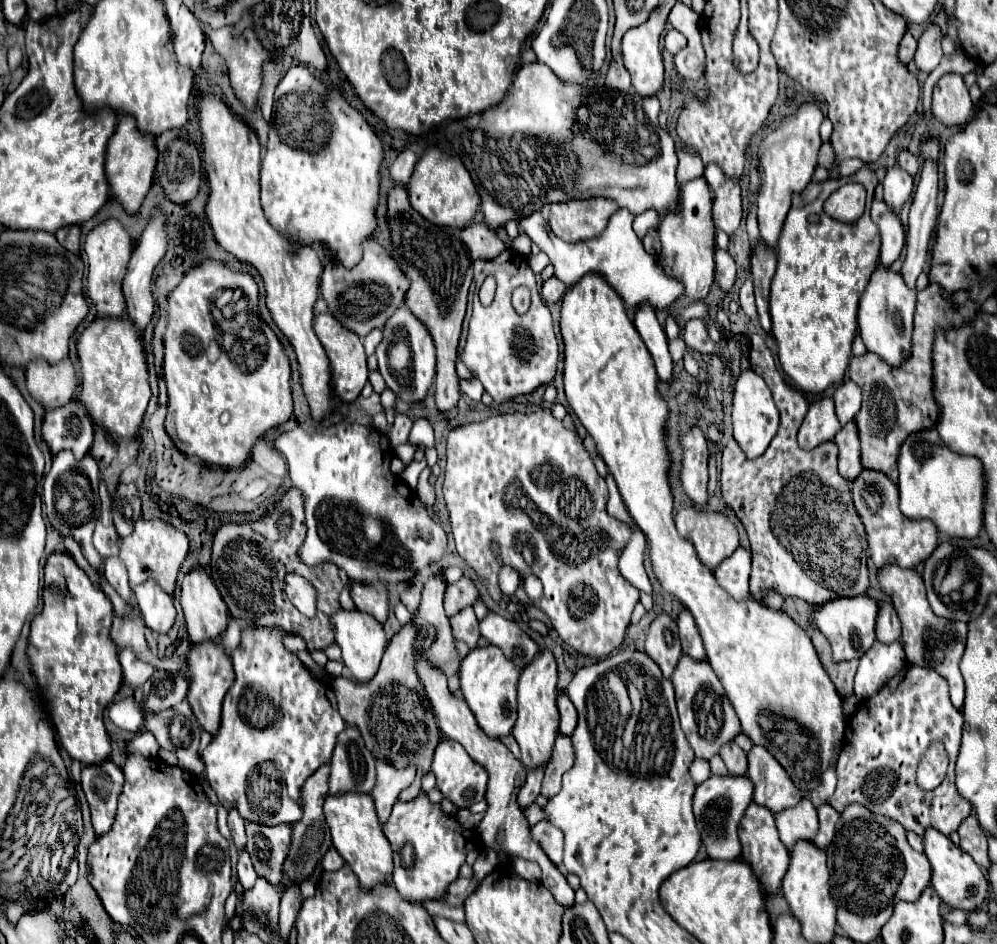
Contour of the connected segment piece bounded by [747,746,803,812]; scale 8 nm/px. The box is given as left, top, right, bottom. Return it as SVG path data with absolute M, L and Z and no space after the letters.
M753 746L747 752L749 768L747 776L755 784L755 802L769 808L771 812L779 812L785 808L795 806L803 792L795 788L791 778L787 778L787 772L779 762L775 762L773 754L769 750L763 750L763 746Z

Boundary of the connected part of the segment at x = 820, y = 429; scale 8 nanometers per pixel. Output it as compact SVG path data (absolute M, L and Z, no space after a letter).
M825 396L809 406L809 412L799 428L799 446L803 450L813 450L823 442L833 440L839 430L841 430L841 424L835 416L833 400Z

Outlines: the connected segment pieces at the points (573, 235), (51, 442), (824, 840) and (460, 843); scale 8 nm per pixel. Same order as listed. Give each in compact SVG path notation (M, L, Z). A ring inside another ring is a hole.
M607 198L567 200L551 204L549 226L565 242L579 242L599 238L607 228L609 216L617 210L617 204Z
M79 400L49 410L43 420L41 438L51 454L71 450L75 458L83 458L93 442L93 420L87 416Z
M825 804L825 806L821 806L821 808L817 810L817 816L819 816L819 832L817 832L817 836L815 836L815 846L827 848L827 846L831 844L831 840L833 840L835 824L839 822L841 814L839 814L833 806Z
M421 792L411 802L395 802L391 818L383 826L383 832L393 848L393 884L399 894L411 902L439 900L451 882L459 878L459 870L467 856L467 838L457 818L447 816L439 804L429 802L427 794ZM403 848L413 848L413 860L403 860Z

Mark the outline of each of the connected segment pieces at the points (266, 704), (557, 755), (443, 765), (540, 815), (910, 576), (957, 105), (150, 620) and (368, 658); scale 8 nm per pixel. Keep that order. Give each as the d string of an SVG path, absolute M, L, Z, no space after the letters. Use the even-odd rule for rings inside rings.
M245 628L241 644L231 654L235 682L223 700L221 726L201 754L207 766L205 776L219 804L228 810L237 808L245 820L265 826L295 824L301 820L301 786L319 766L331 760L337 734L345 728L337 706L327 698L329 686L317 680L307 666L283 646L283 638L285 632L281 628ZM255 766L259 766L259 810L253 810L247 798L249 774Z
M559 734L557 740L555 740L551 758L547 762L547 768L545 768L545 780L543 780L541 794L547 796L547 798L559 794L559 790L561 790L561 776L571 766L573 766L573 746L571 746L571 738Z
M443 740L435 748L435 758L431 766L435 778L437 778L437 788L443 792L445 798L449 798L453 804L459 808L471 808L473 804L481 802L485 798L487 790L487 770L473 762L473 758L467 754L467 750L455 742L455 740Z
M533 803L532 805L530 805L523 812L531 826L535 825L537 822L545 818L543 809L539 807L536 803Z
M897 564L883 566L877 570L877 582L879 582L881 590L891 598L891 602L899 614L901 628L903 628L901 640L905 646L907 660L913 664L919 664L923 668L931 668L939 676L943 676L949 684L951 702L957 708L961 708L963 698L965 698L965 682L963 682L963 676L959 670L959 662L961 662L963 646L967 640L967 624L951 622L951 620L945 620L945 618L939 618L933 614L933 610L927 602L927 596L925 596L923 578L913 568L901 568Z
M949 72L933 88L933 116L947 128L961 128L973 114L973 102L963 76Z
M147 580L145 584L137 586L133 594L137 598L137 606L139 606L139 612L143 614L147 628L151 628L155 634L165 634L175 622L173 598L167 596L157 586L155 580Z
M341 610L331 618L331 624L335 630L335 640L343 650L343 664L349 668L349 672L353 674L355 680L369 682L377 674L381 656L387 648L387 638L385 638L383 626L371 614L365 614L359 610L351 610L351 612Z

